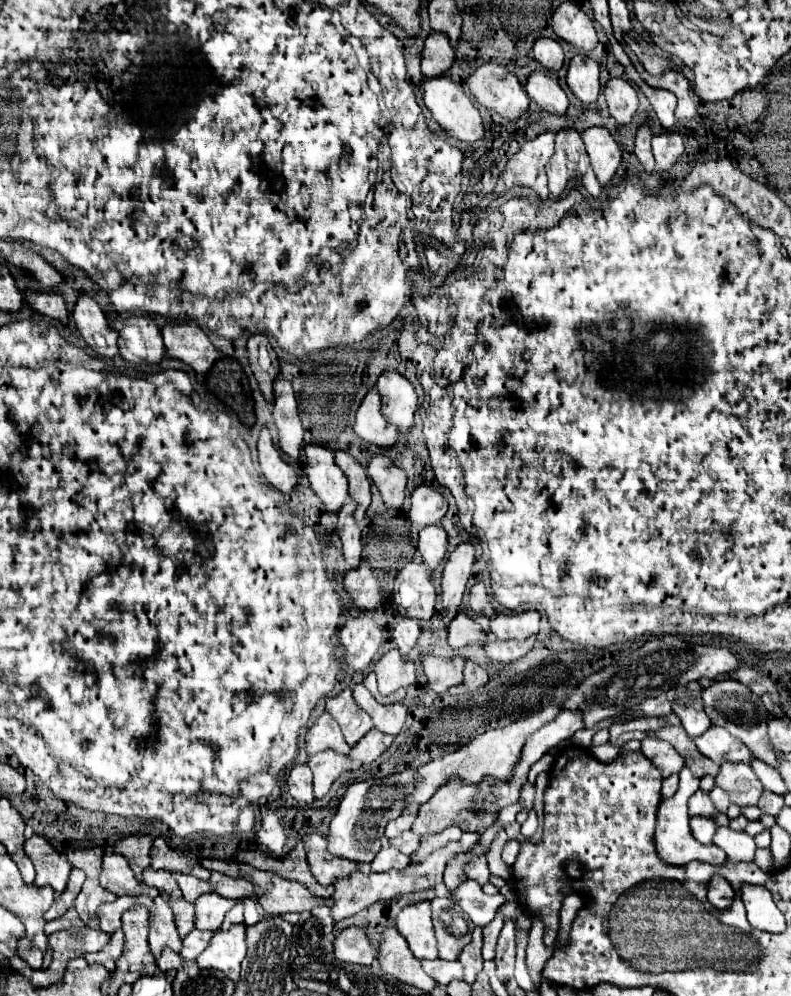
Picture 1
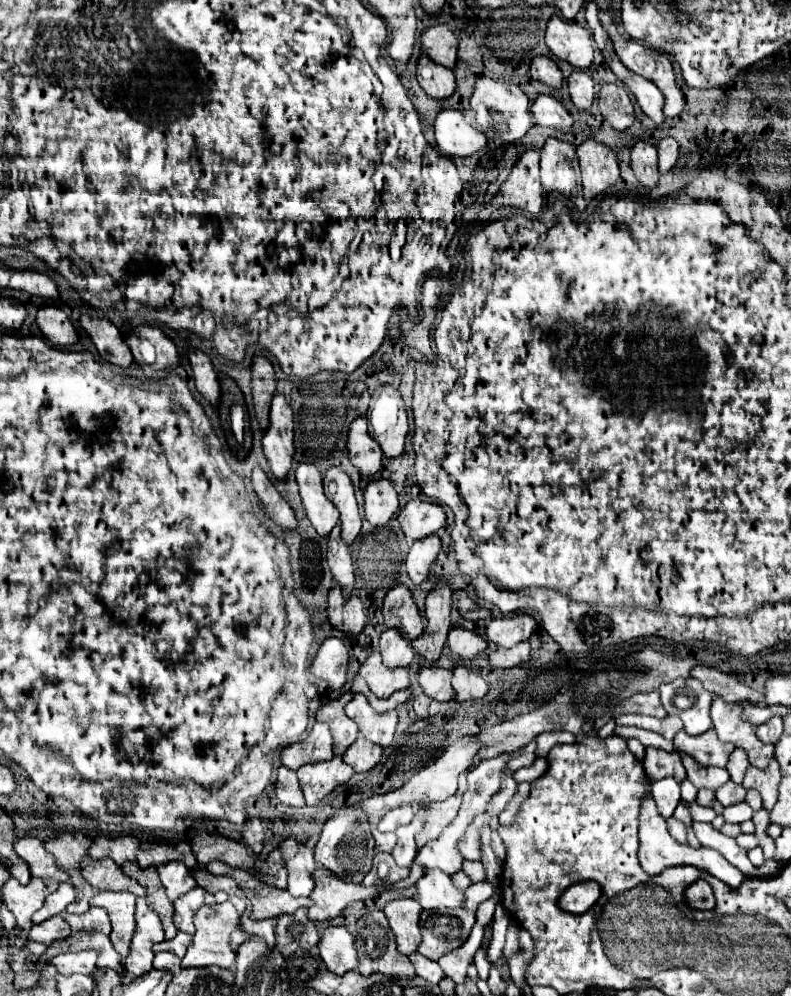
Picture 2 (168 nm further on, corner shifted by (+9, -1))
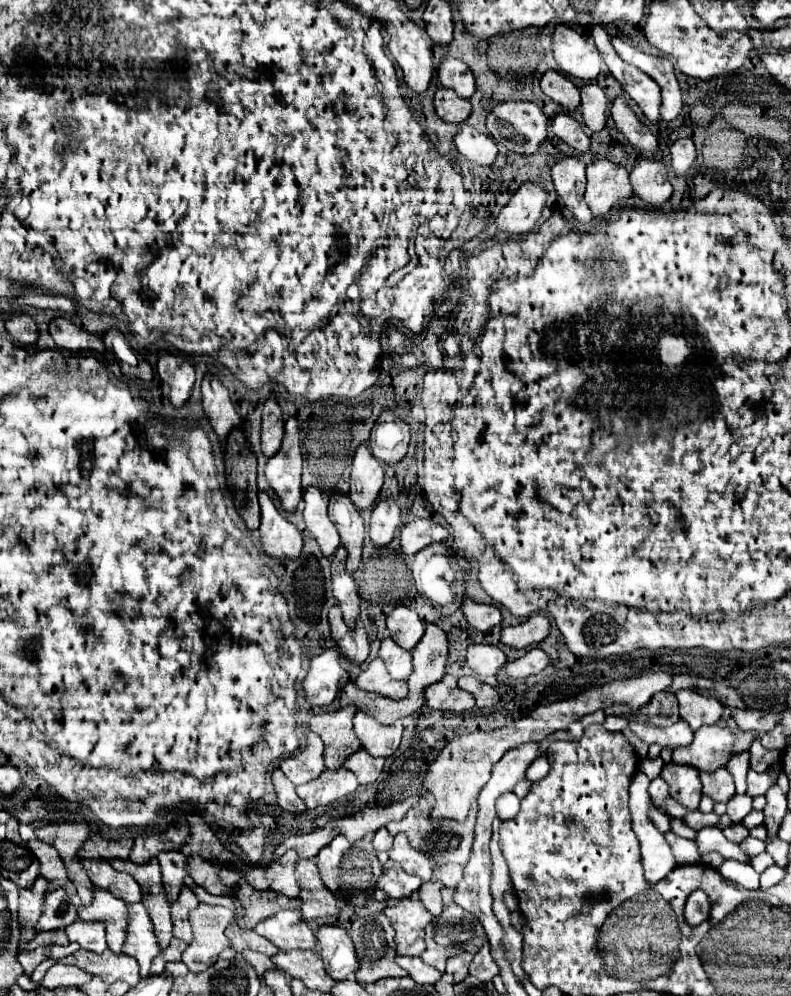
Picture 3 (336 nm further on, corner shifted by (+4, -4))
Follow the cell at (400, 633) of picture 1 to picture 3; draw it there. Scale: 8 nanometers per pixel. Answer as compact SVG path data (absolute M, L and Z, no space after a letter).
M384 638L380 642L380 650L378 650L378 658L384 660L388 672L396 678L396 680L406 680L412 672L412 654L402 650L392 638Z

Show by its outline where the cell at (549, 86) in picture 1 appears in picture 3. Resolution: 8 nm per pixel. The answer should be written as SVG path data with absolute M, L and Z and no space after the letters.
M558 114L552 118L552 132L566 142L568 146L572 146L578 152L590 152L590 138L584 132L582 124L576 122L570 114Z

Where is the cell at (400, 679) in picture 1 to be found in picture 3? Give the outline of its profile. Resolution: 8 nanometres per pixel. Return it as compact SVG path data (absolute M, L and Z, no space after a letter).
M374 658L358 676L356 686L366 692L376 692L388 698L404 698L408 694L408 686L404 680L394 680L384 662L380 658Z

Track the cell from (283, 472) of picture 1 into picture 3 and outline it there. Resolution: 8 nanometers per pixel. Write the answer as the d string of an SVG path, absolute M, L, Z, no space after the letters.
M266 492L258 494L262 520L258 538L264 554L276 560L296 560L302 552L302 532L276 510L272 498Z

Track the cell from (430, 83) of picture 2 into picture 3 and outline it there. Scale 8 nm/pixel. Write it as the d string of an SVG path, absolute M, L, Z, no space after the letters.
M438 88L434 96L434 106L436 106L438 116L450 124L466 122L472 112L472 106L468 100L458 98L452 90L446 90L446 88Z

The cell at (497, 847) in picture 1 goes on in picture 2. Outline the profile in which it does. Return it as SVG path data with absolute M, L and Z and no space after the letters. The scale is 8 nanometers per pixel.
M485 813L485 815L479 815L471 827L467 829L465 837L461 839L461 853L465 859L469 861L481 861L481 845L479 845L479 831L483 825L489 825L491 817Z

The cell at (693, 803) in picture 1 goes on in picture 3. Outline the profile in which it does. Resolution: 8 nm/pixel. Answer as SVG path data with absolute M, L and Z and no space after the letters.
M674 818L672 822L670 822L670 830L674 832L674 834L678 834L680 838L694 838L696 836L696 830L692 830L692 828L688 828L682 820L678 820L678 818Z

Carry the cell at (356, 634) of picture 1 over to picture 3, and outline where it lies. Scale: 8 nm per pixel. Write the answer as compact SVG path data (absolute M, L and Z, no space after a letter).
M326 650L312 658L310 670L302 680L304 698L310 706L328 706L336 698L338 682L344 674L340 658L338 650Z

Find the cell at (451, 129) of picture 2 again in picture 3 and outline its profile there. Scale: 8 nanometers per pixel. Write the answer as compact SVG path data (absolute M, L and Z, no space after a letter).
M462 124L462 130L460 134L456 134L454 144L464 158L468 158L470 162L478 166L492 166L498 154L494 140L488 138L486 134L480 134L478 130L474 130L468 124Z

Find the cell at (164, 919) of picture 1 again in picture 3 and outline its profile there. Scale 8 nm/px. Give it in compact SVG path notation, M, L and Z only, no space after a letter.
M142 902L128 904L128 926L126 926L126 940L122 952L138 960L142 978L150 974L150 964L154 956L160 952L160 948L152 932L152 922Z

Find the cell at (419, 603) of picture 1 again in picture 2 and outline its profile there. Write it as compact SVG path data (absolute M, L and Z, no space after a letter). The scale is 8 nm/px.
M397 585L385 595L383 617L387 627L399 629L407 639L417 639L425 629L415 599L405 585Z

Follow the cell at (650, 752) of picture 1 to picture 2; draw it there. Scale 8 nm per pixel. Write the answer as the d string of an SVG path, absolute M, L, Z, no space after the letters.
M647 747L643 757L643 767L651 781L657 781L663 777L673 777L677 781L685 779L685 767L677 753L667 753L655 747Z

